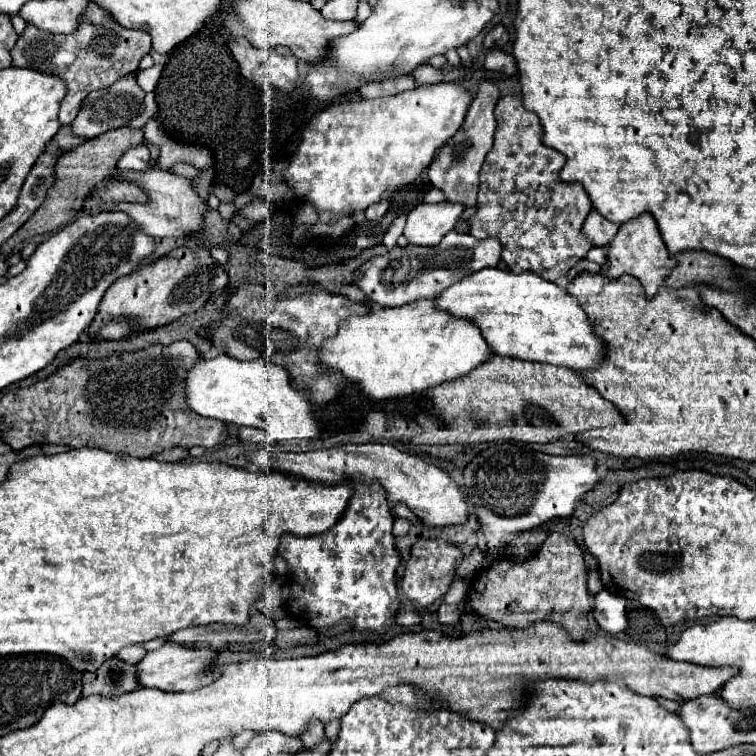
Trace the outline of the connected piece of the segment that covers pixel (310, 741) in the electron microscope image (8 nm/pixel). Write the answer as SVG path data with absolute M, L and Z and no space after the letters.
M312 720L312 722L308 724L308 730L302 734L302 742L304 742L306 748L312 748L314 744L318 744L318 742L324 740L324 738L326 738L326 734L324 734L324 724L320 724L320 722L316 722L316 720Z

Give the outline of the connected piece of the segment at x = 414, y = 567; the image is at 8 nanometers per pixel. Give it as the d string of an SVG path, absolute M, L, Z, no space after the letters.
M432 538L418 540L412 546L412 554L406 562L406 572L404 572L404 578L400 584L404 596L416 608L426 608L426 606L434 604L438 598L442 598L448 592L448 586L456 574L460 560L462 560L462 552L454 544L448 544L444 540L432 540Z

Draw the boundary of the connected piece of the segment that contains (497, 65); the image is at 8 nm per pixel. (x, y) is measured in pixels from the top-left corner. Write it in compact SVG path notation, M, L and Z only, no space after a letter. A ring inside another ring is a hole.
M492 48L488 50L486 58L484 58L484 68L490 72L498 72L504 76L512 76L516 74L516 62L512 58L512 54L506 54L500 48ZM514 66L514 68L512 68Z

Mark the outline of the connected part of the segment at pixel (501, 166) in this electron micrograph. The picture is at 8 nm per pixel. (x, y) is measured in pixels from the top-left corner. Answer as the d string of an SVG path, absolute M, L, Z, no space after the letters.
M506 96L496 104L494 110L496 116L496 134L494 134L494 146L486 156L486 162L480 172L480 194L478 194L478 206L476 214L468 220L470 234L476 238L498 238L502 244L502 260L506 266L520 274L526 270L532 270L540 274L544 280L556 282L566 272L586 256L586 252L592 248L592 242L588 242L580 228L592 210L592 202L588 194L582 190L580 184L562 182L558 178L558 170L564 166L566 158L542 144L542 124L534 112L528 112L522 106L520 96Z

